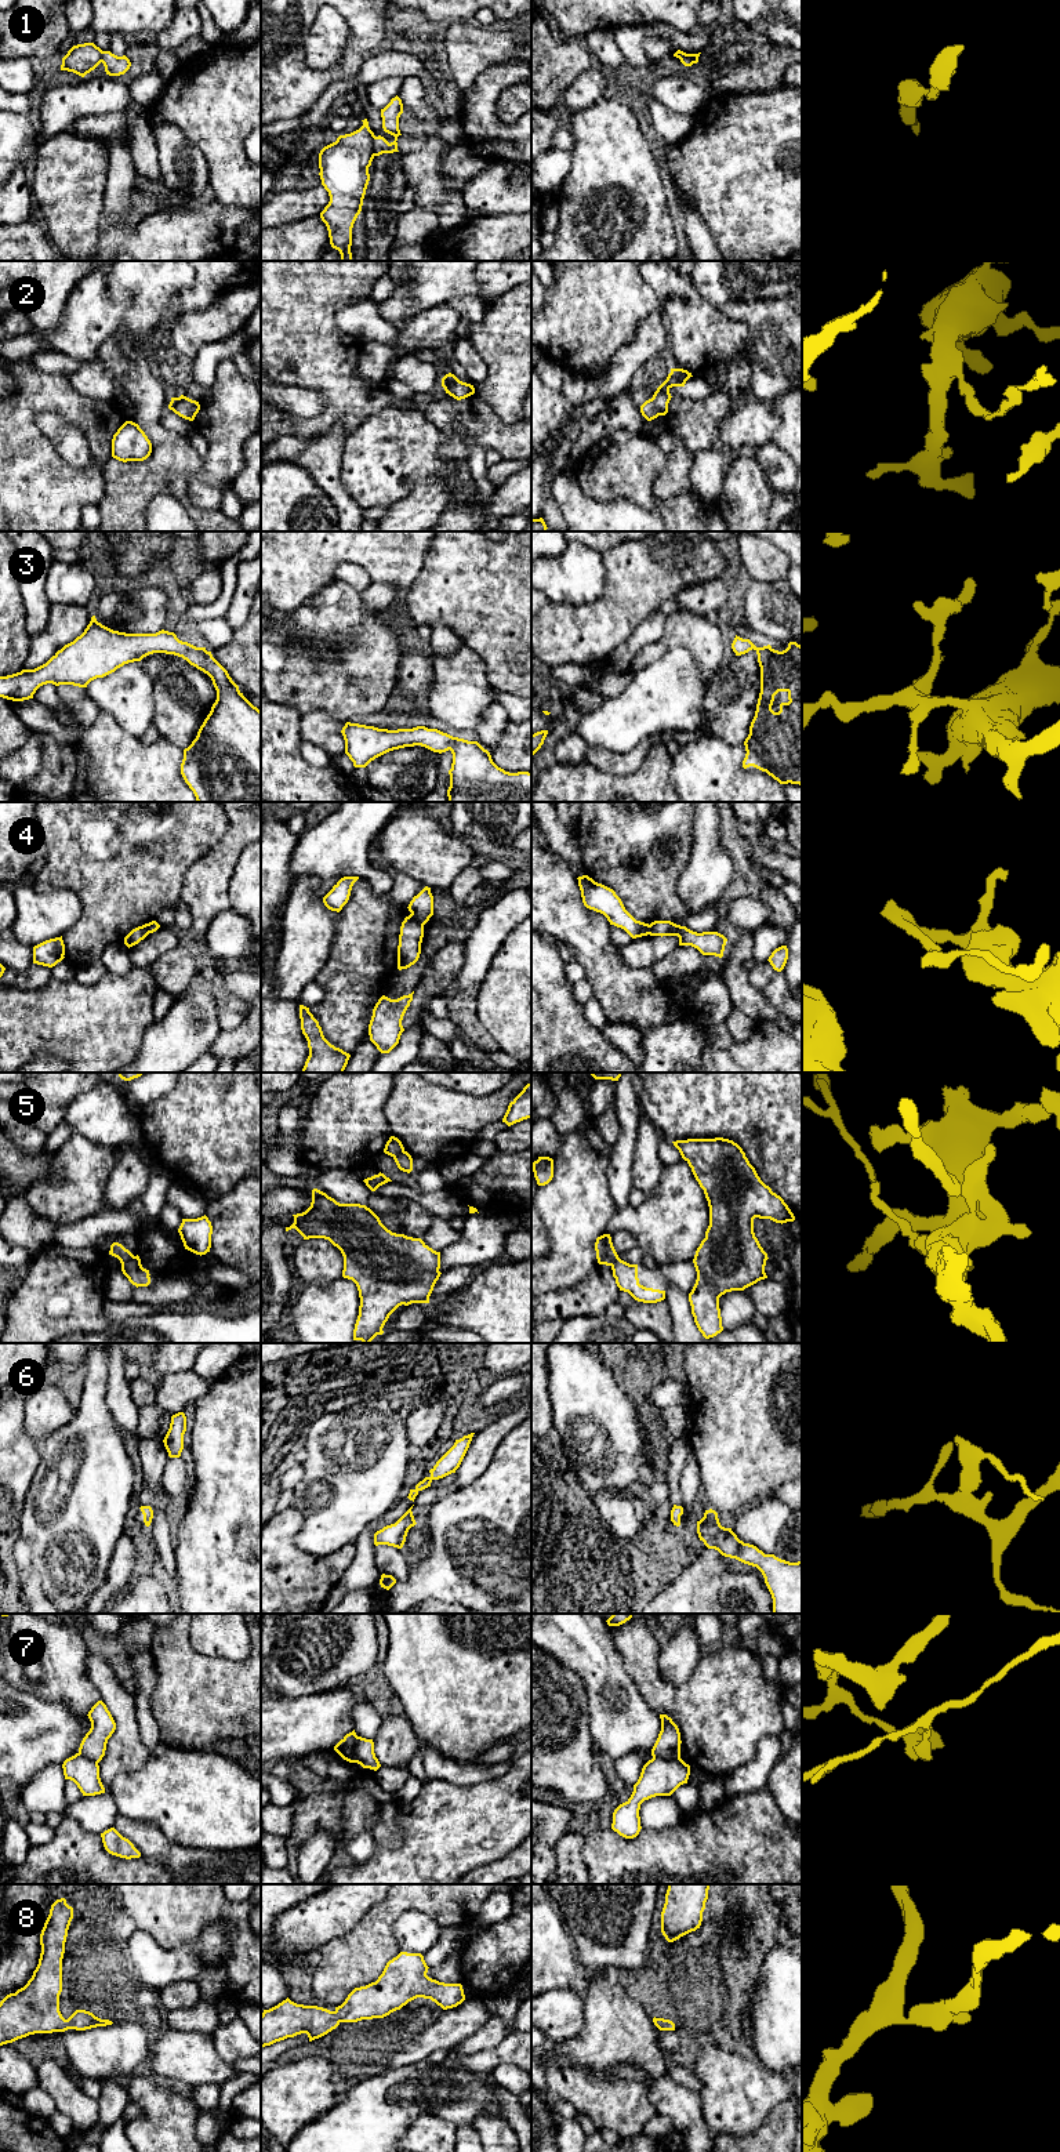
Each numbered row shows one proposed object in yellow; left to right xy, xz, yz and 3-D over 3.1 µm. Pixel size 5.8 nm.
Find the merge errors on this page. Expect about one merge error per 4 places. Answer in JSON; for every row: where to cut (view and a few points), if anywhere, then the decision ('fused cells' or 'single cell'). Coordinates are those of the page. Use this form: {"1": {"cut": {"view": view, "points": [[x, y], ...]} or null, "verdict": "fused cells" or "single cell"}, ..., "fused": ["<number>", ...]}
{"1": {"cut": {"view": "xz", "points": [[374, 135], [373, 155]]}, "verdict": "fused cells"}, "2": {"cut": null, "verdict": "single cell"}, "3": {"cut": null, "verdict": "single cell"}, "4": {"cut": {"view": "xz", "points": [[411, 913], [424, 924]]}, "verdict": "fused cells"}, "5": {"cut": {"view": "xy", "points": [[133, 1255], [122, 1266]]}, "verdict": "fused cells"}, "6": {"cut": null, "verdict": "single cell"}, "7": {"cut": {"view": "yz", "points": [[653, 1756], [664, 1759], [679, 1757]]}, "verdict": "fused cells"}, "8": {"cut": null, "verdict": "single cell"}, "fused": ["1", "4", "5", "7"]}

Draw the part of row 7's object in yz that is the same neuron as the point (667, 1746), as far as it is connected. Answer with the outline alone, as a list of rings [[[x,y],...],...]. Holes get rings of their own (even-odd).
[[[660,1714],[661,1731],[651,1749],[653,1757],[675,1760],[680,1757],[680,1732],[678,1725],[667,1714]]]

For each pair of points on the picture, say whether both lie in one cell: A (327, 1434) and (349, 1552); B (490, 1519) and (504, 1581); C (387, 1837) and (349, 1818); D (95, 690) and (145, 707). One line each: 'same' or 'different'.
A: different
B: same
C: same
D: same

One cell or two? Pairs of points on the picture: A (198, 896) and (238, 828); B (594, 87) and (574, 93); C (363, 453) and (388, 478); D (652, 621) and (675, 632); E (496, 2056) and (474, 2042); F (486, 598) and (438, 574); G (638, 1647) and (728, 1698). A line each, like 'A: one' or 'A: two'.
A: one
B: one
C: one
D: two
E: two
F: one
G: one

